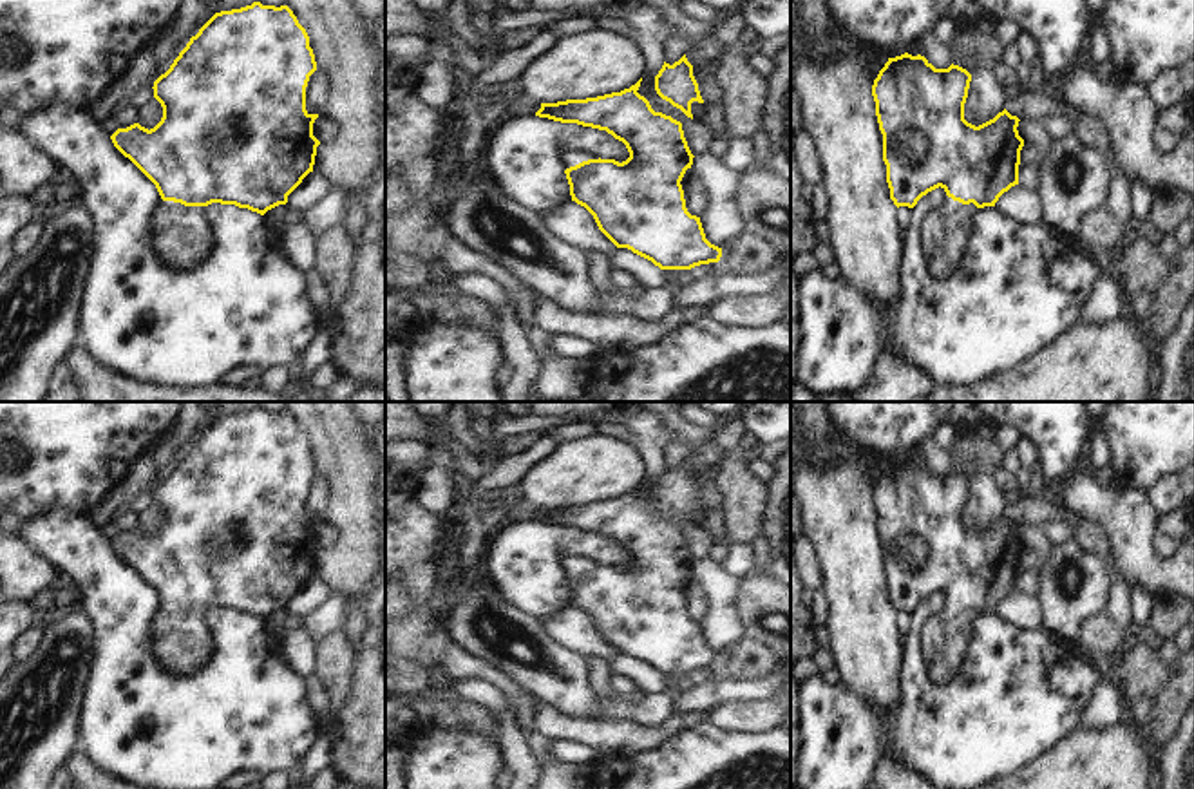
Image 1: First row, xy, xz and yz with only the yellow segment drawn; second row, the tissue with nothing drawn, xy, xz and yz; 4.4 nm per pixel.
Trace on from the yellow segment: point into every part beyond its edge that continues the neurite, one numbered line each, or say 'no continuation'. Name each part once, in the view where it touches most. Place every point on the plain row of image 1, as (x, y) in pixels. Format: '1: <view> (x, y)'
1: xy (181, 641)

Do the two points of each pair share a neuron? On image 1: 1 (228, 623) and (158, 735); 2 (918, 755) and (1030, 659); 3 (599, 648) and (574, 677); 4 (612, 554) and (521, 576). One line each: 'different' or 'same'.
1: same
2: same
3: different
4: same

